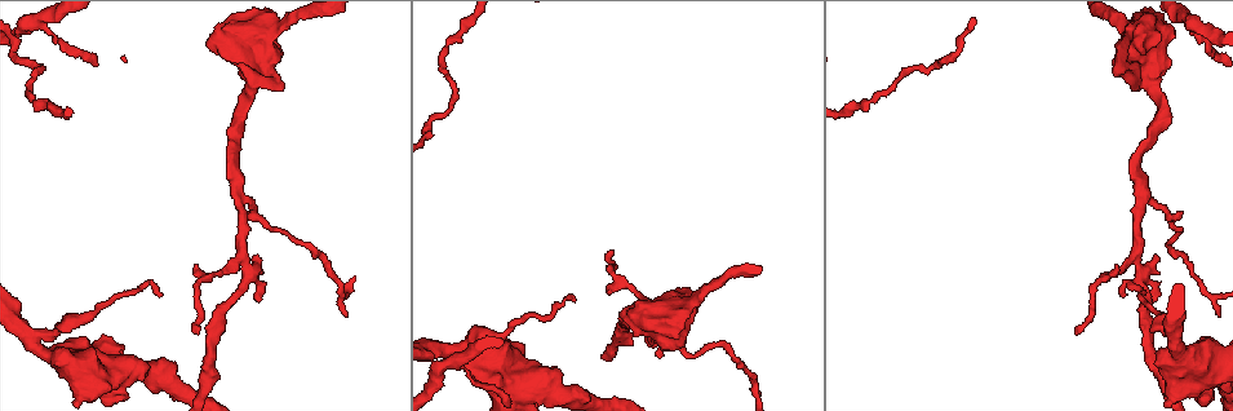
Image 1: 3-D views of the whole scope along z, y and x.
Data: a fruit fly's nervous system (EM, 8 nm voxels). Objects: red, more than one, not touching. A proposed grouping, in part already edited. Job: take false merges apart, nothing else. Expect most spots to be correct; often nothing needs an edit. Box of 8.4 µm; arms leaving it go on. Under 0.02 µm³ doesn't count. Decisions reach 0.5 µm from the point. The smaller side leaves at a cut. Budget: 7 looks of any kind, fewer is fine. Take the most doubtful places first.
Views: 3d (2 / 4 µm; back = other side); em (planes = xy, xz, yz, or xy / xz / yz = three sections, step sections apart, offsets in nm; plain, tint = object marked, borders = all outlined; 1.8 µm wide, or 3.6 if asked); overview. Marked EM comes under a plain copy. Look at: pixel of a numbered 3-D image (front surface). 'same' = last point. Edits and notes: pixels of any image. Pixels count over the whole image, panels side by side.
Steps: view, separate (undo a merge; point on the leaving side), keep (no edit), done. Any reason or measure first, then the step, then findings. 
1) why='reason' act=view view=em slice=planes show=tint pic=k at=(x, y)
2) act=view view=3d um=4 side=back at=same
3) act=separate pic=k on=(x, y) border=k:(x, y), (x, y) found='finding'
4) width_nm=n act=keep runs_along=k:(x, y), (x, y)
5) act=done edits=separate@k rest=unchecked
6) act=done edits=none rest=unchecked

why='three-way junction' act=view view=em um=3.6 slice=planes show=tint pic=1 at=(39, 343)

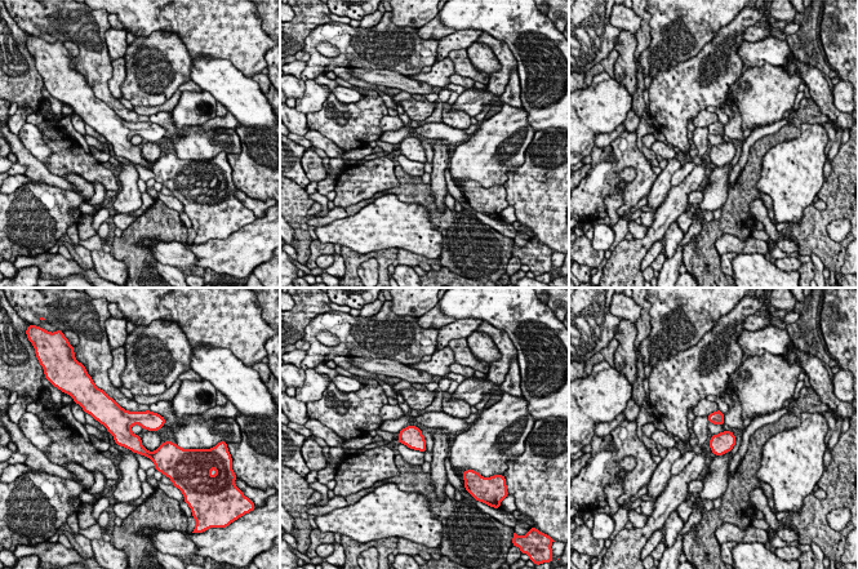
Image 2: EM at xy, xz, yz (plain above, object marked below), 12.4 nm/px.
act=keep runs_along=2:(112, 404), (121, 431), (159, 461) found='all the same neuron'

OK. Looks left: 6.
why='arms part here' act=view view=em slice=planes show=tint pic=1 at=(241, 254)

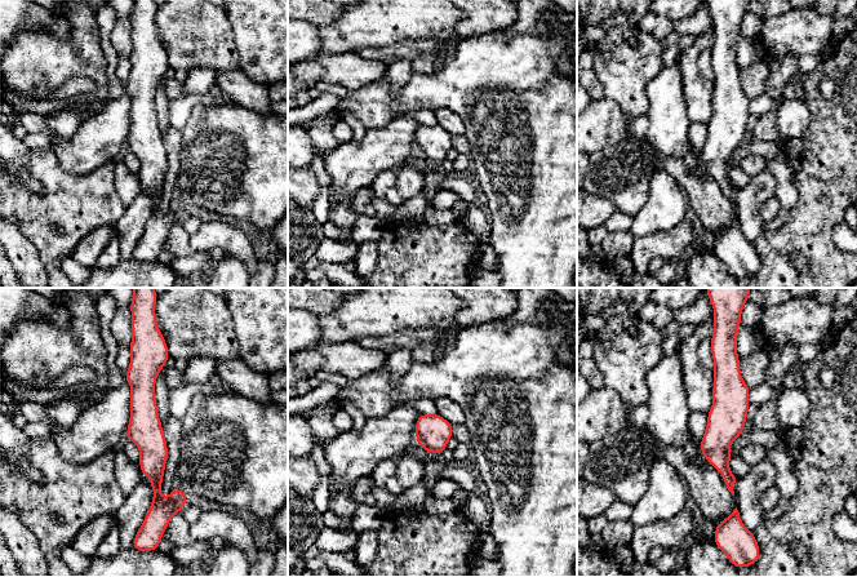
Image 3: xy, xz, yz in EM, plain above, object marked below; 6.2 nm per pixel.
act=keep found='continuous, no second neuron'

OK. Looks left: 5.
why='abrupt turn' act=view view=em slice=planes show=borders pic=1 at=(454, 365)

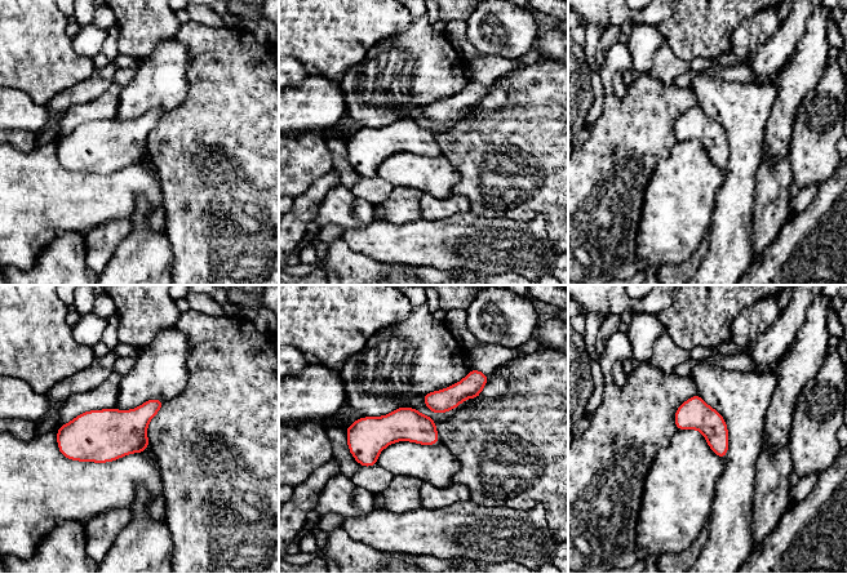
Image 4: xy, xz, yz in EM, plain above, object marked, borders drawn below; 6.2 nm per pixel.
width_nm=190 act=keep found='all the same neuron'

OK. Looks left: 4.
act=done edits=none rest=unchecked

